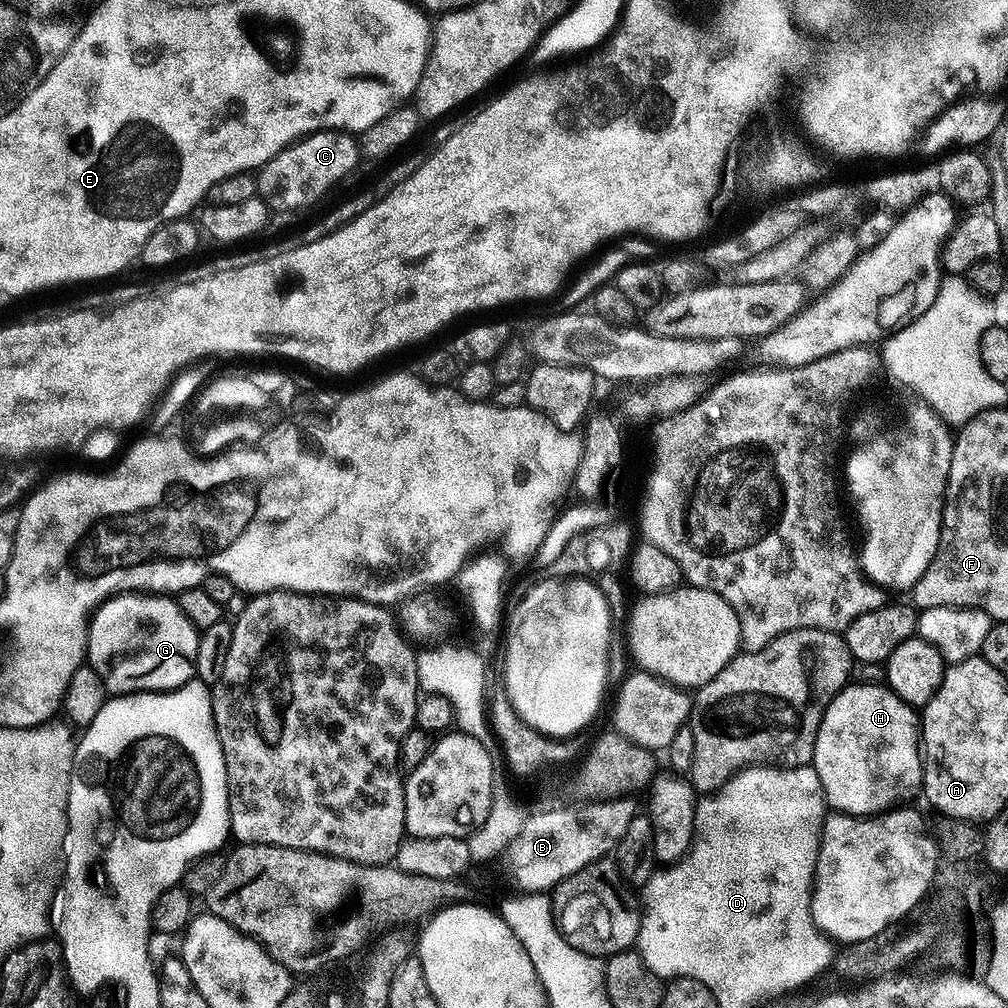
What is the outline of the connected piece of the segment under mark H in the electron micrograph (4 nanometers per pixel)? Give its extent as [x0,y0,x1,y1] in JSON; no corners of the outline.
[810,683,924,816]

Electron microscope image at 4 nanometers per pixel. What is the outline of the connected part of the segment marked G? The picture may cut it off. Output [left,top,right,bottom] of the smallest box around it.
[87,594,200,696]

